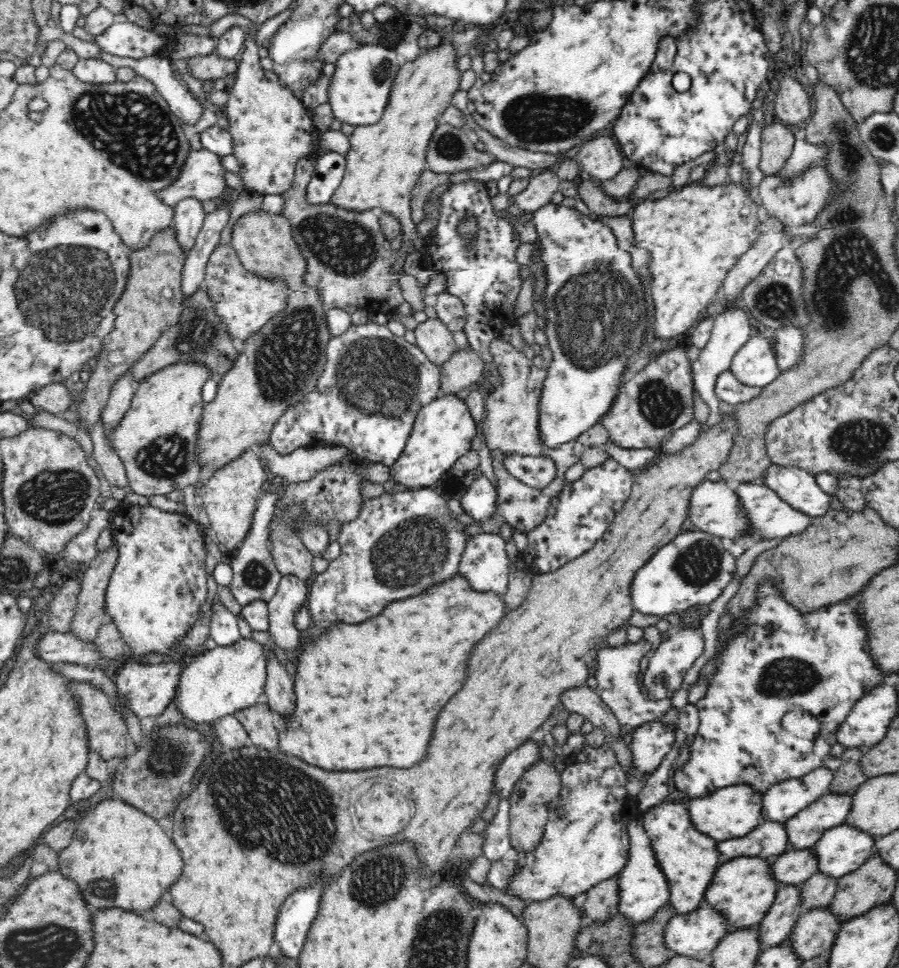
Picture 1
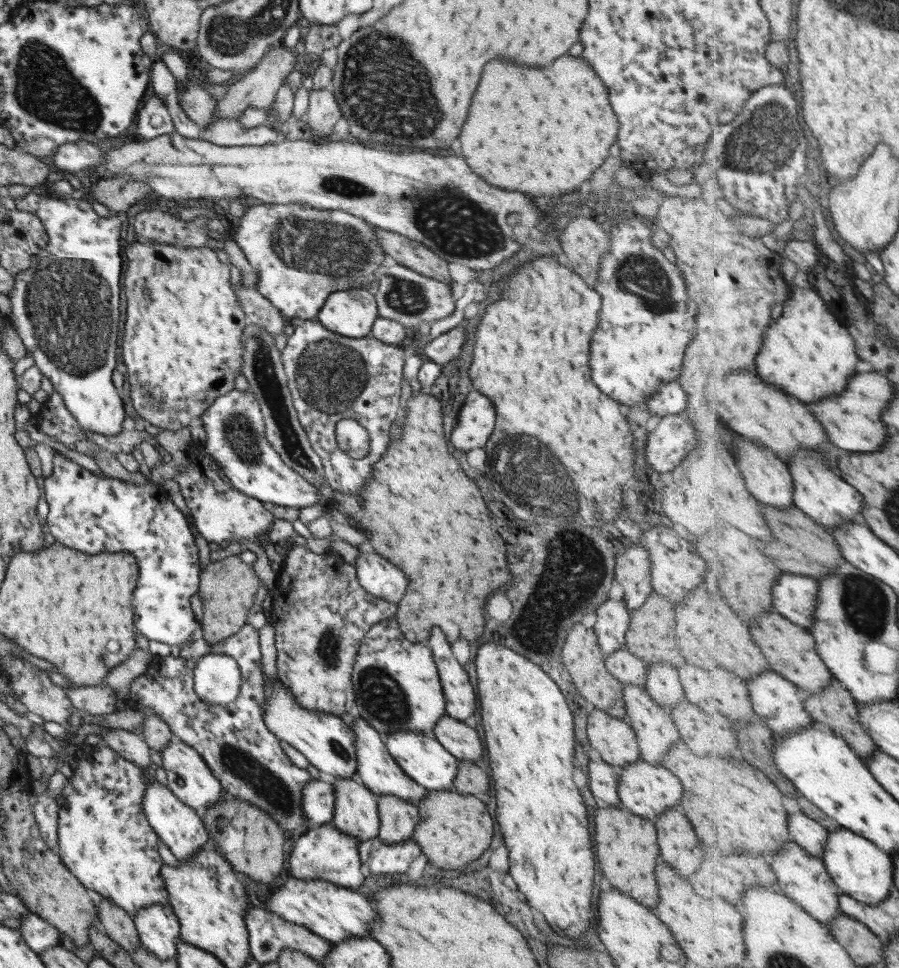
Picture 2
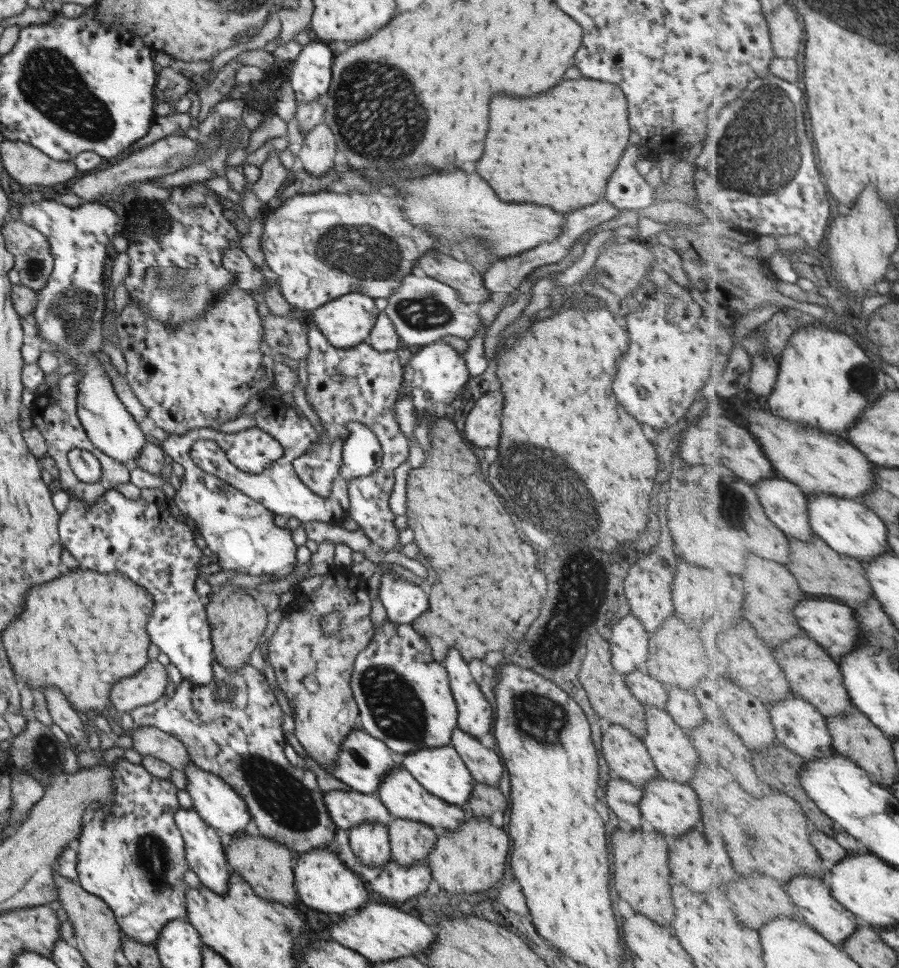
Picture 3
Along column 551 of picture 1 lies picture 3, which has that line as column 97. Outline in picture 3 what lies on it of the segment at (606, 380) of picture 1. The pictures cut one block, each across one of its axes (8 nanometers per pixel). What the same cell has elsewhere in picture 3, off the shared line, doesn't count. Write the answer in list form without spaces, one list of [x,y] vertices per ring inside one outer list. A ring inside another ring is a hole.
[[[40,199],[35,202],[27,202],[21,205],[18,218],[25,224],[41,232],[49,244],[49,252],[53,259],[52,270],[48,276],[45,286],[36,293],[36,304],[31,312],[35,319],[38,330],[37,338],[43,339],[49,343],[56,344],[57,351],[66,358],[66,362],[73,360],[75,371],[81,373],[81,378],[77,382],[77,394],[75,394],[75,412],[85,435],[92,442],[95,448],[98,448],[103,454],[107,454],[115,461],[119,461],[126,466],[131,467],[133,460],[139,456],[143,444],[148,439],[139,429],[137,422],[125,410],[125,406],[119,401],[111,380],[105,374],[101,364],[95,358],[95,351],[102,347],[102,321],[105,300],[103,296],[103,265],[107,257],[107,242],[111,242],[115,233],[123,230],[123,221],[117,217],[117,214],[105,205],[91,202],[81,202],[75,208],[67,207],[58,200]]]

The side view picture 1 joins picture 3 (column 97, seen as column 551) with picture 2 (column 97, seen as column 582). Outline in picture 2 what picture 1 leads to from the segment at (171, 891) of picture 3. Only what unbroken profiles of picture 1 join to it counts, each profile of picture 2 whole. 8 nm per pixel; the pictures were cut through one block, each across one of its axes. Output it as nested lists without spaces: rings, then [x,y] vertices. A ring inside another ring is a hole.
[[[86,745],[83,749],[83,766],[79,766],[76,775],[69,777],[58,798],[61,806],[58,806],[57,855],[61,862],[93,896],[106,898],[129,914],[150,904],[168,902],[160,875],[163,862],[157,852],[158,836],[141,810],[142,794],[147,783],[150,783],[143,777],[145,775],[145,770],[121,758],[109,747]]]

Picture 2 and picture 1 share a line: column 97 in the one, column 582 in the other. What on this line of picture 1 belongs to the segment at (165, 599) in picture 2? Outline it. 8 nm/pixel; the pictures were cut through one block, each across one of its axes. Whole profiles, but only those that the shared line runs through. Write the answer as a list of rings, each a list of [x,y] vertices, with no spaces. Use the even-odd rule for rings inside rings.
[[[606,459],[596,468],[585,470],[581,479],[575,483],[564,484],[562,491],[550,500],[552,506],[548,506],[544,521],[527,534],[528,544],[522,556],[529,569],[535,574],[552,573],[588,552],[604,537],[608,526],[622,511],[631,494],[634,473],[635,471],[620,466],[612,459]],[[554,498],[558,498],[558,502]],[[570,512],[574,512],[574,516]],[[546,522],[562,522],[562,524],[546,526]]]

